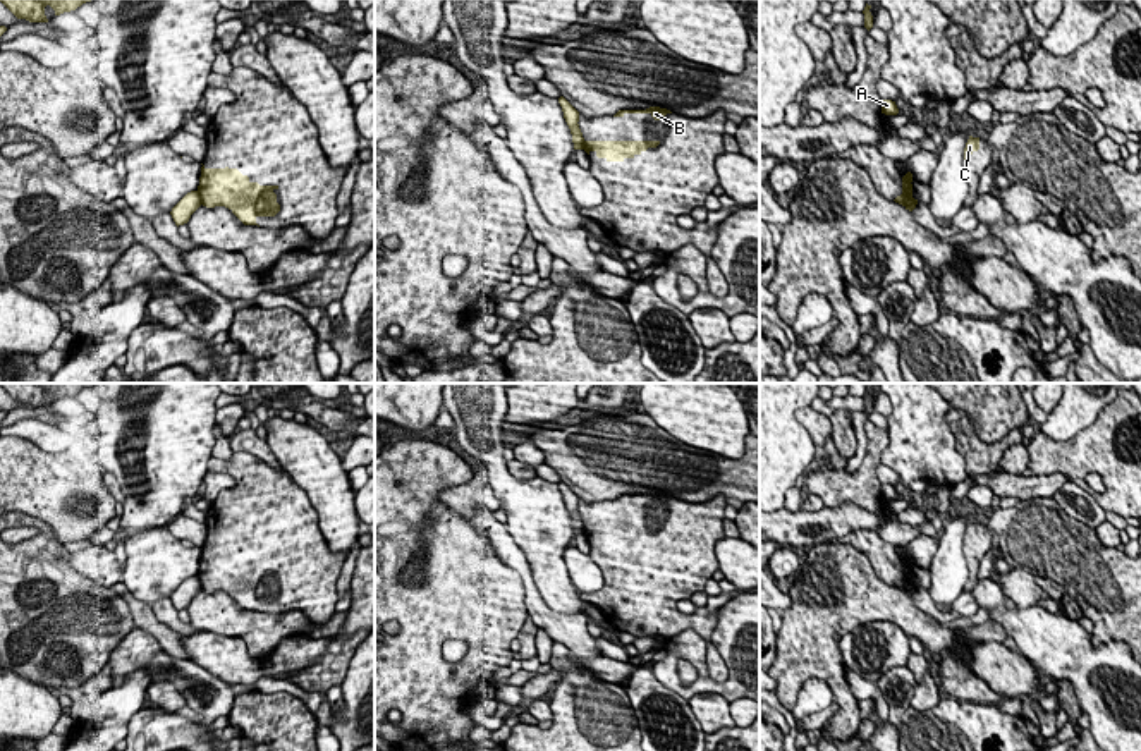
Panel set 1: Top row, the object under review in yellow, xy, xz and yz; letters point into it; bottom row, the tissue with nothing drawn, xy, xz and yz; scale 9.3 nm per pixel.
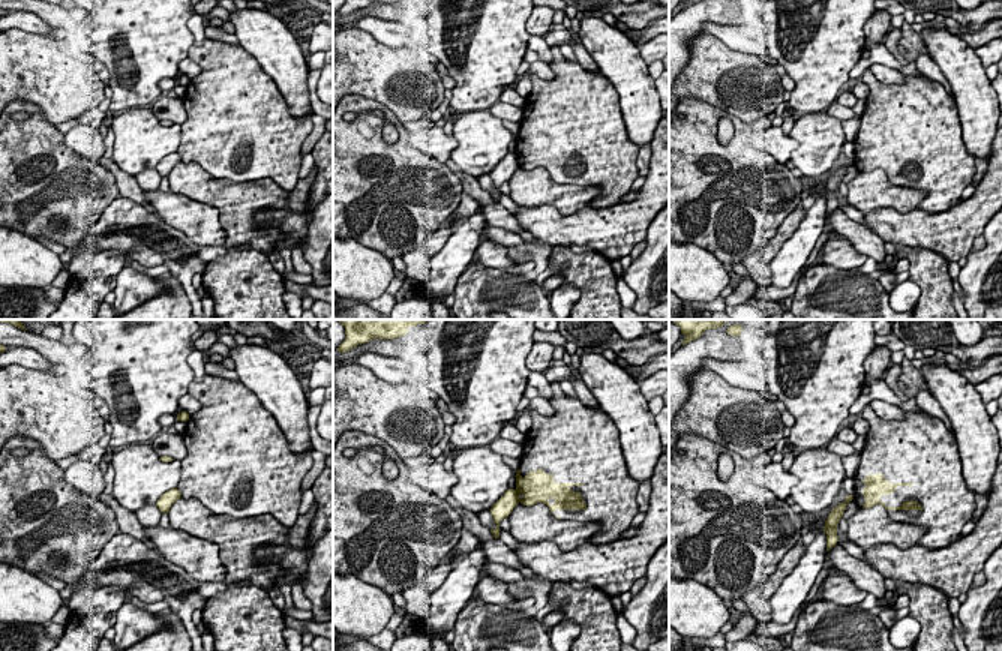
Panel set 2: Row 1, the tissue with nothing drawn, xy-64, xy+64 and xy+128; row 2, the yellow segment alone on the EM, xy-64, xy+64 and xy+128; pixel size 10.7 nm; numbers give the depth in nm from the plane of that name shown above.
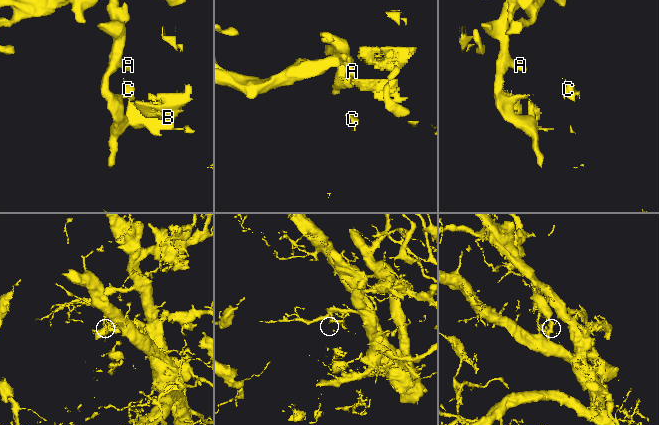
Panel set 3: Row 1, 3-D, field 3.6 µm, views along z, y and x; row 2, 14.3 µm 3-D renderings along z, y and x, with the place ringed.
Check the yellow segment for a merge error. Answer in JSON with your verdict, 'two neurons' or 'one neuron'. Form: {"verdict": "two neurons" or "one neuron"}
{"verdict": "two neurons"}

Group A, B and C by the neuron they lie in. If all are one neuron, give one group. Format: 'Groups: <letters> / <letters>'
Groups: A / B C

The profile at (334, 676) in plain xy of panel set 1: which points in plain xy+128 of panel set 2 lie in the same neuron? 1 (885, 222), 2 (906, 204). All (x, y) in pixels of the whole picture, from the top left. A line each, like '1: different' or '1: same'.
1: same
2: different

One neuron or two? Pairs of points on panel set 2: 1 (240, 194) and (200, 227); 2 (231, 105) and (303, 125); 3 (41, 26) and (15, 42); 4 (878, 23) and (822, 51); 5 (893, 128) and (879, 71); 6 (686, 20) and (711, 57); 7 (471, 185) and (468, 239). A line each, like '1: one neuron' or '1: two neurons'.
1: two neurons
2: one neuron
3: two neurons
4: two neurons
5: two neurons
6: two neurons
7: two neurons

